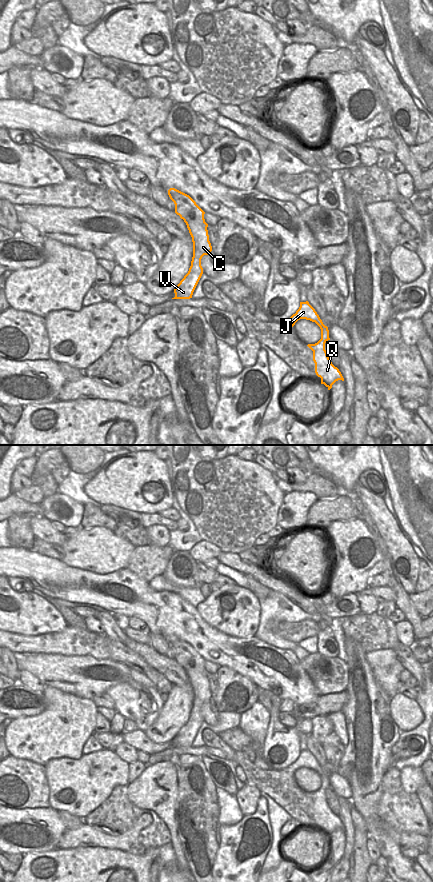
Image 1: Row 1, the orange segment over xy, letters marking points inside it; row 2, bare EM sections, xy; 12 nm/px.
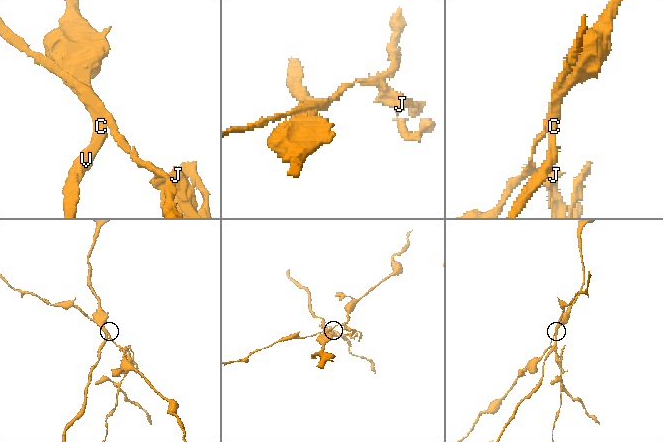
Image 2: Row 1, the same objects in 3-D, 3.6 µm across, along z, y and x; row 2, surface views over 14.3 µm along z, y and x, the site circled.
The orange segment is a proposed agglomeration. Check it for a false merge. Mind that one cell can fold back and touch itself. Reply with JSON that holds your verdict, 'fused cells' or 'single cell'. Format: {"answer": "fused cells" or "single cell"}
{"answer": "fused cells"}

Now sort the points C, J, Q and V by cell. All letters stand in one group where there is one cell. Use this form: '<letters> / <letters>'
C V / J Q

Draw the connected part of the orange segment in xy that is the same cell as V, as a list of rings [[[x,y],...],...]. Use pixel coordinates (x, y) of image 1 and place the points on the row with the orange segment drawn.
[[[175,195],[172,201],[175,204],[175,213],[186,223],[193,242],[191,266],[188,273],[174,289],[175,297],[172,299],[190,299],[203,274],[201,259],[204,255],[211,253],[212,246],[209,241],[208,230],[201,222],[201,218],[196,215],[193,207],[187,202],[180,202],[180,205],[177,206]]]

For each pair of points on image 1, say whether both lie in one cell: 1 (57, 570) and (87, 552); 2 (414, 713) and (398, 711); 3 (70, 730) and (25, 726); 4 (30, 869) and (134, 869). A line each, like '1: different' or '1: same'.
1: different
2: same
3: same
4: same

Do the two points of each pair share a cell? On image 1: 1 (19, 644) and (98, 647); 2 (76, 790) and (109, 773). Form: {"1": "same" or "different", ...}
{"1": "same", "2": "same"}

